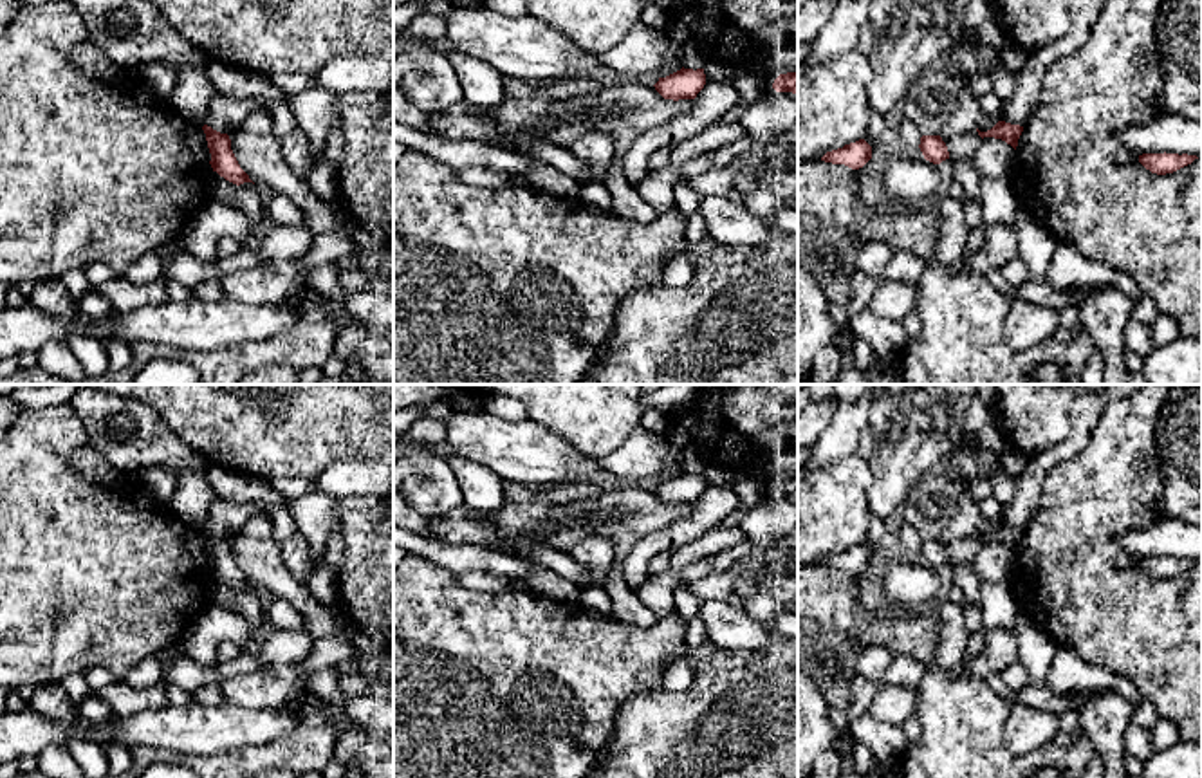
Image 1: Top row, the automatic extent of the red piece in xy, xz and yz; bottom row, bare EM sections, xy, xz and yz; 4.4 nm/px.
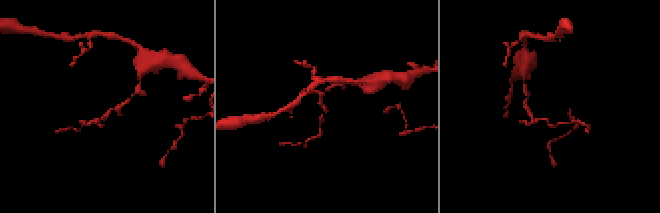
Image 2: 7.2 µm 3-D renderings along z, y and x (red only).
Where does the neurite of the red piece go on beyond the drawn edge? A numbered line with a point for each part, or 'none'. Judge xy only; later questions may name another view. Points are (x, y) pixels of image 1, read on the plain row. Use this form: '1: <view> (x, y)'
none

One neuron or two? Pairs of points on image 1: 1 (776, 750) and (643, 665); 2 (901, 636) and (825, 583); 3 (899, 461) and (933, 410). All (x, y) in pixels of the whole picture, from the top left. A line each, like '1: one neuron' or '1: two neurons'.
1: two neurons
2: one neuron
3: one neuron

